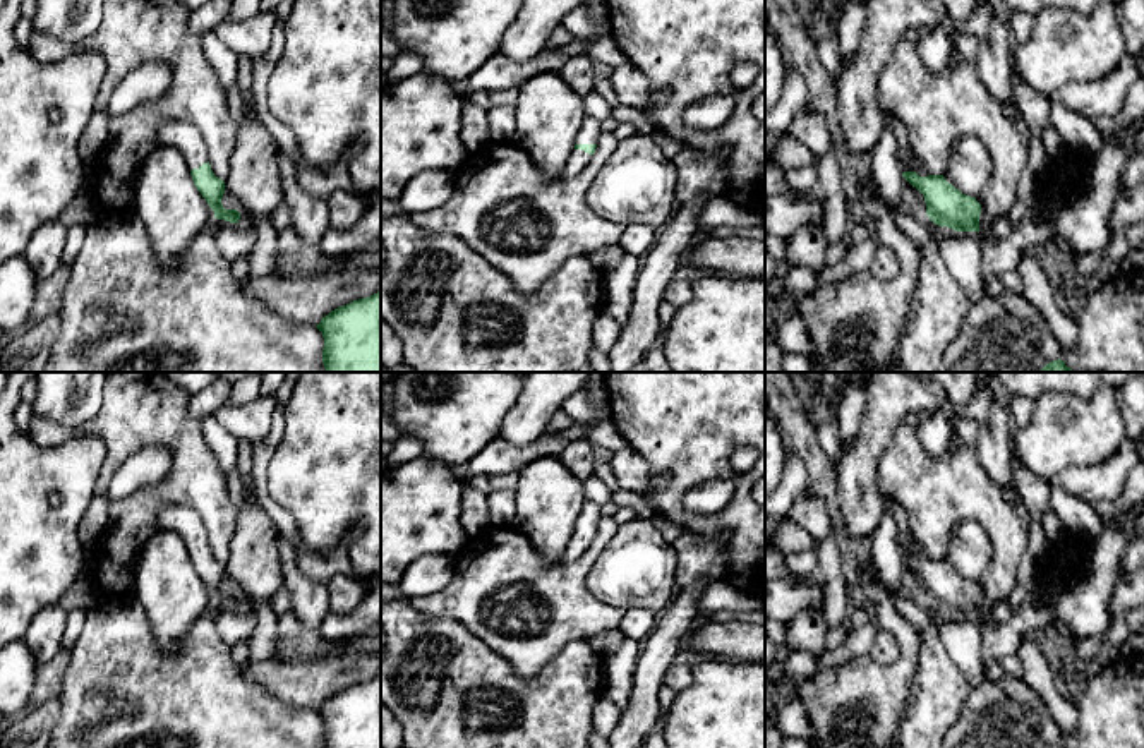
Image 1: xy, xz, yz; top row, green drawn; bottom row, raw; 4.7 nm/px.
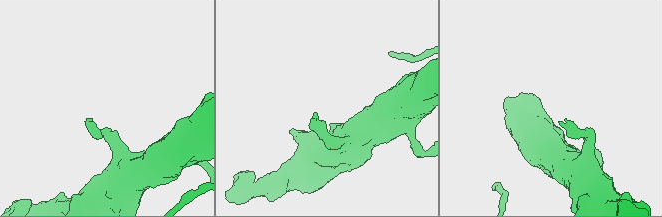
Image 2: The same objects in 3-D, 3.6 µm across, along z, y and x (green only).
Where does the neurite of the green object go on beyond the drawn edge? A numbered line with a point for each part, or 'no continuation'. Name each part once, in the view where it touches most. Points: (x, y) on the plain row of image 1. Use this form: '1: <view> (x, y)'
1: yz (908, 549)

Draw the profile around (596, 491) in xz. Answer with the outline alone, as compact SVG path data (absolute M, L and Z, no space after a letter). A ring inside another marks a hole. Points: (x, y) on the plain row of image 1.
M593 474L583 480L585 499L604 506L612 501L612 491Z

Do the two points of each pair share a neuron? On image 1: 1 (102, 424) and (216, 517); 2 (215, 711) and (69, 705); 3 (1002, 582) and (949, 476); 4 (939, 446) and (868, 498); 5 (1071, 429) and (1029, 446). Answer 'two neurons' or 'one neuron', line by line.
1: one neuron
2: one neuron
3: one neuron
4: two neurons
5: one neuron

